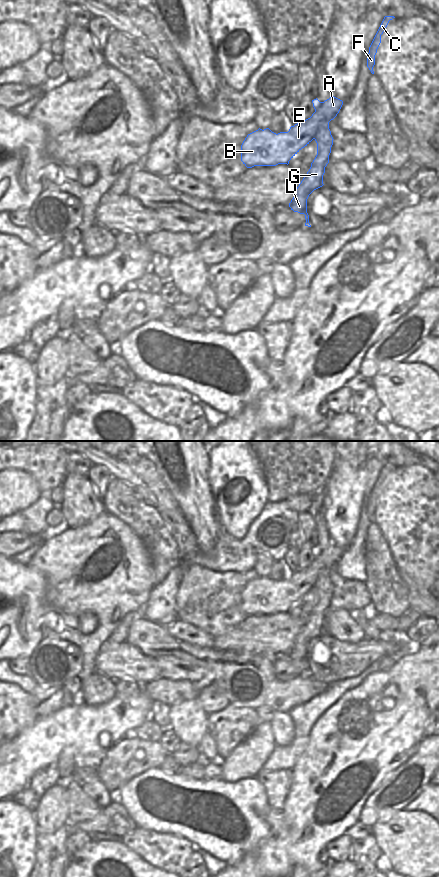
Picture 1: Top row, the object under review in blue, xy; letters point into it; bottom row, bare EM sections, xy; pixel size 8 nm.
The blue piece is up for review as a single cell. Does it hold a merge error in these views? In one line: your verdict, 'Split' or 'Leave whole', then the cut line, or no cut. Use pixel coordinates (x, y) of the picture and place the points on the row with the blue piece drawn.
Split. Split along xy (327, 119), (319, 125), (313, 138).

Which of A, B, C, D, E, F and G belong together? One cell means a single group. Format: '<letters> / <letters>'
A B C E F / D G

